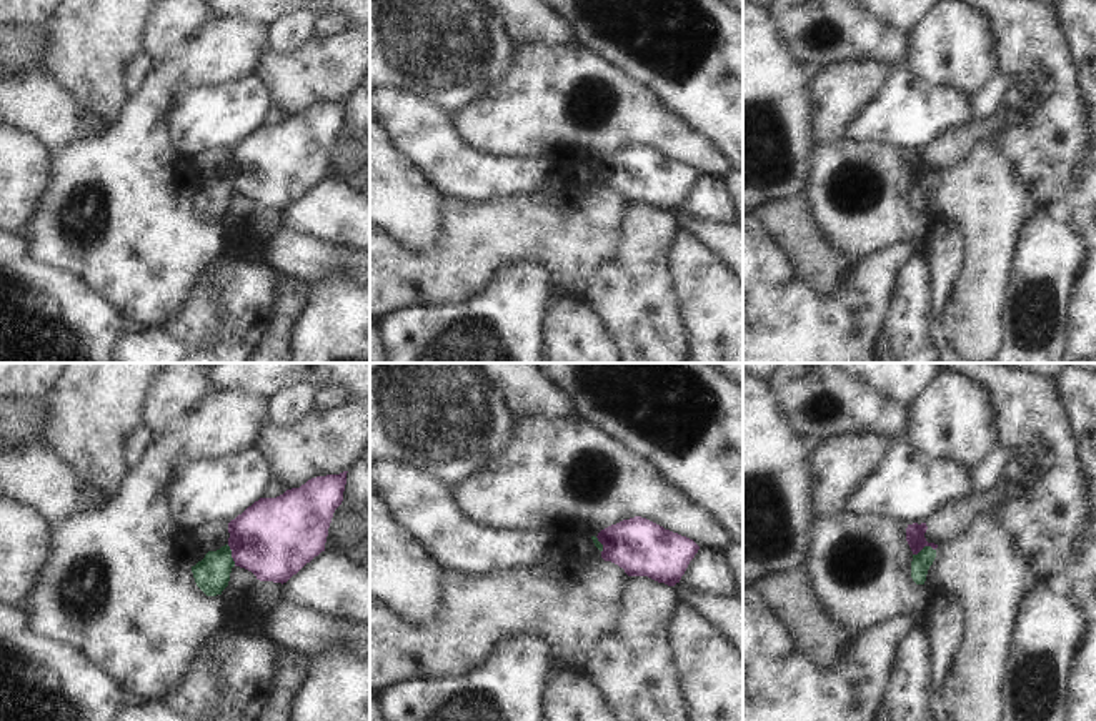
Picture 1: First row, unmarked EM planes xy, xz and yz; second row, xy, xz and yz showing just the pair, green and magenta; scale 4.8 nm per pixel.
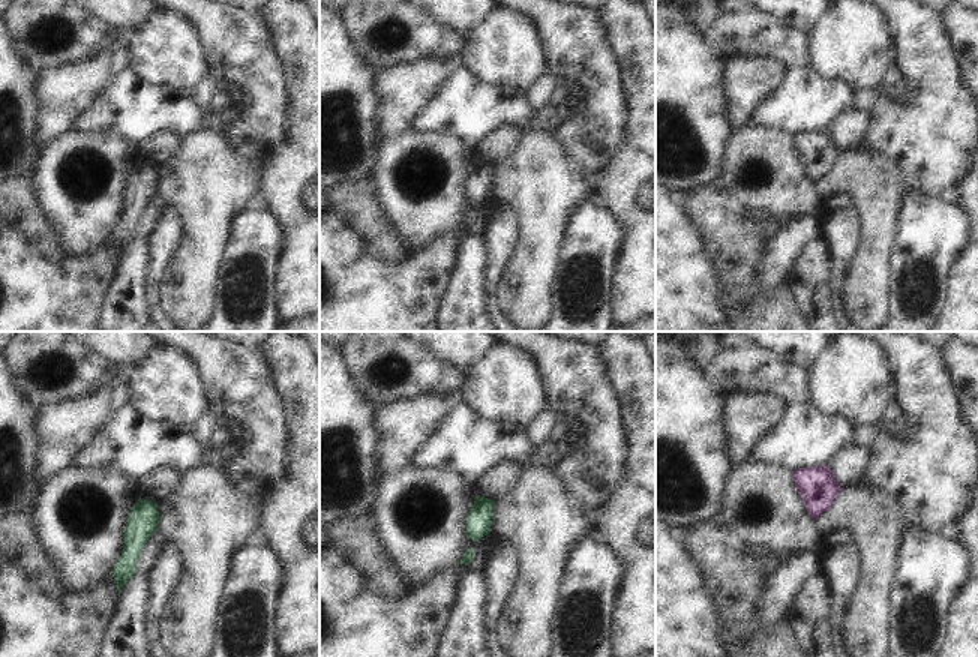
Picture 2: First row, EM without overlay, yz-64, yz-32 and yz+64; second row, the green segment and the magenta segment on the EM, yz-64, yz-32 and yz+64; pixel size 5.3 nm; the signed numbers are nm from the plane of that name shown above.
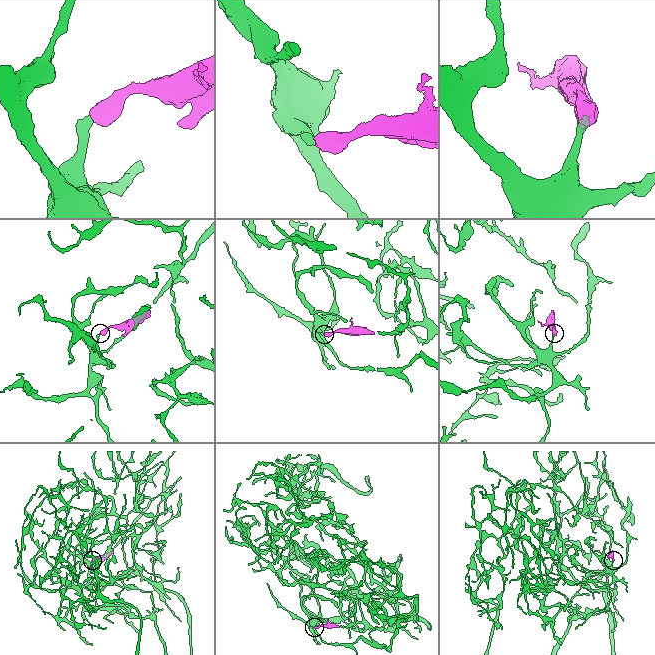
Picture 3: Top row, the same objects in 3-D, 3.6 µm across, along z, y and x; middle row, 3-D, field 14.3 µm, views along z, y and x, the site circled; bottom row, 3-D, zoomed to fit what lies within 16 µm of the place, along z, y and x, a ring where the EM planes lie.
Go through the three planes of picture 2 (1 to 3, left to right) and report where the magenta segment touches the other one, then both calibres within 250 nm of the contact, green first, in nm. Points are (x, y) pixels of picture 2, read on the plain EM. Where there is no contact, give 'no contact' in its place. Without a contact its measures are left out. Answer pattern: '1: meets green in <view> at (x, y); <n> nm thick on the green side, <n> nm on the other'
1: no contact
2: no contact
3: no contact

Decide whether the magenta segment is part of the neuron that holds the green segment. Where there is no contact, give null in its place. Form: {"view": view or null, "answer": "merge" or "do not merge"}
{"view": "yz", "answer": "do not merge"}

